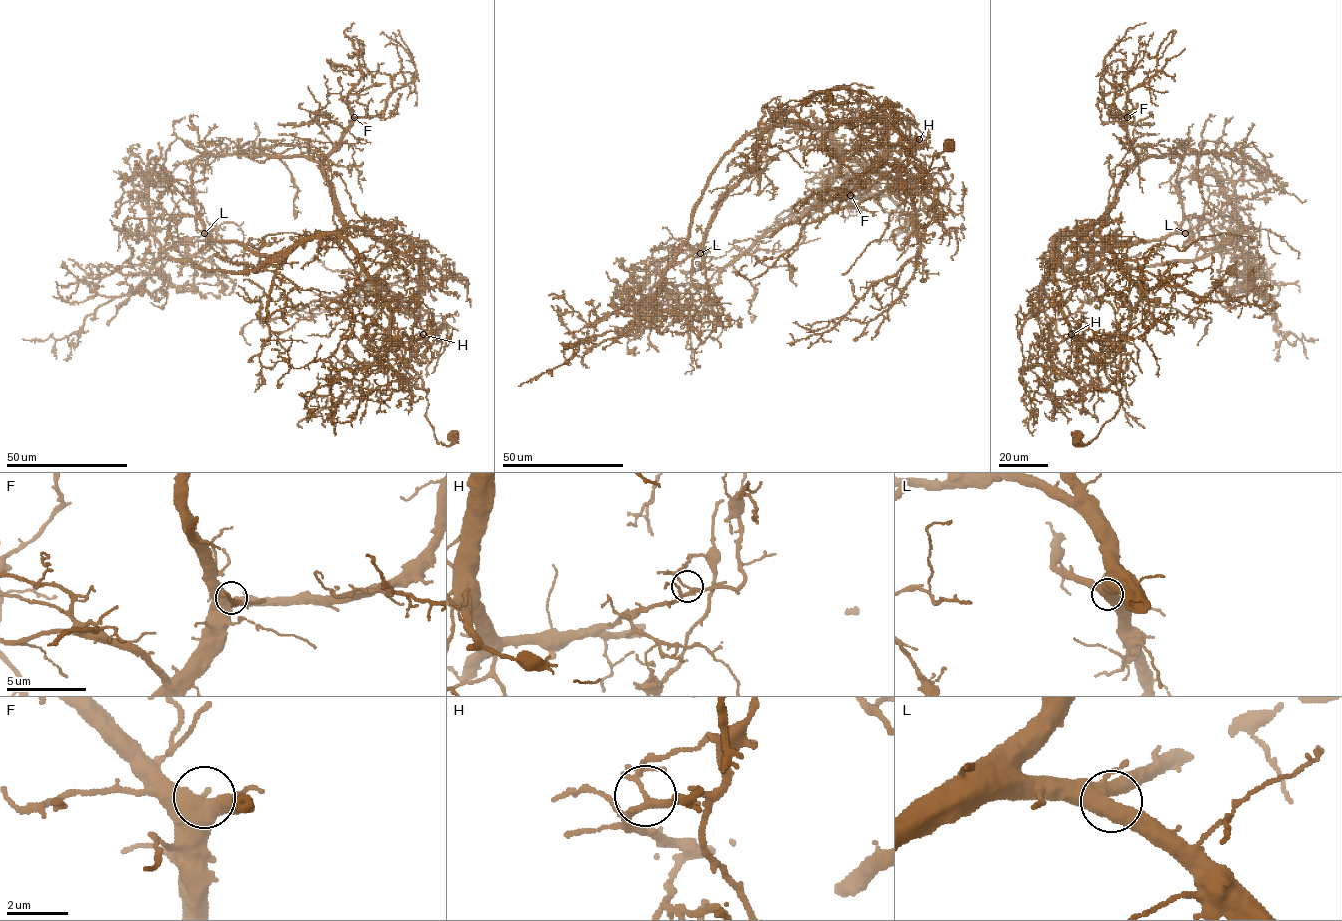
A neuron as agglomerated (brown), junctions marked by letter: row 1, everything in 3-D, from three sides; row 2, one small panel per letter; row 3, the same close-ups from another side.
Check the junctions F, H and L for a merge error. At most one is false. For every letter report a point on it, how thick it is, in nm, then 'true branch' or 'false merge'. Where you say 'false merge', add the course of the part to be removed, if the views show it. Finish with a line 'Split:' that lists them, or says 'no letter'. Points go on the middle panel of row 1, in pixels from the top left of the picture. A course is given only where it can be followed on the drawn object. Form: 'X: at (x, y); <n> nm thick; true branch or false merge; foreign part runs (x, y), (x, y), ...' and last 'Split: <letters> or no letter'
F: at (850, 195); 480 nm thick; true branch
H: at (919, 139); 200 nm thick; false merge; foreign part runs (918, 139), (895, 144), (915, 186), (834, 156), (791, 218), (733, 243)
L: at (700, 253); 500 nm thick; true branch
Split: H

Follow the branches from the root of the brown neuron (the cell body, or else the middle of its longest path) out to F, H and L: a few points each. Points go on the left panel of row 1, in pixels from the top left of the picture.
F: (453, 436), (437, 442), (423, 380), (335, 237), (323, 160), (354, 117)
H: (453, 436), (449, 445), (437, 442), (425, 416), (427, 390), (412, 383), (390, 350), (394, 343), (422, 334)
L: (453, 436), (437, 442), (422, 379), (335, 240), (268, 234), (251, 252), (204, 233)

